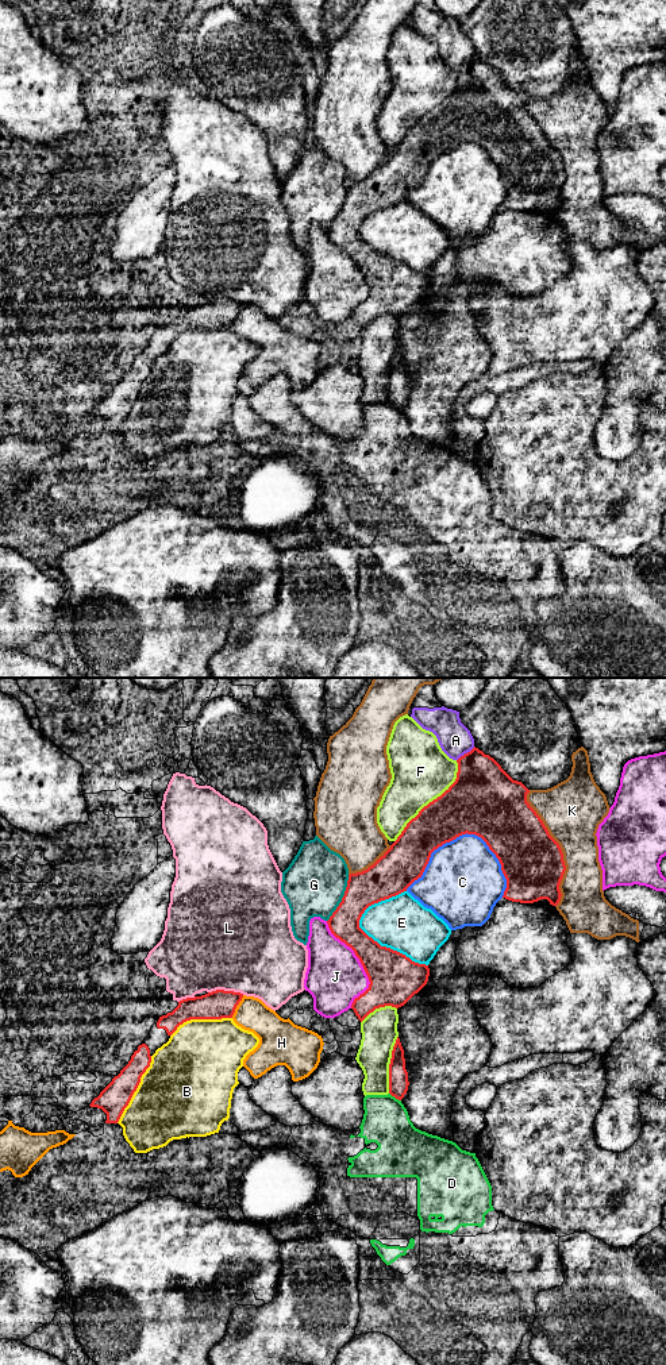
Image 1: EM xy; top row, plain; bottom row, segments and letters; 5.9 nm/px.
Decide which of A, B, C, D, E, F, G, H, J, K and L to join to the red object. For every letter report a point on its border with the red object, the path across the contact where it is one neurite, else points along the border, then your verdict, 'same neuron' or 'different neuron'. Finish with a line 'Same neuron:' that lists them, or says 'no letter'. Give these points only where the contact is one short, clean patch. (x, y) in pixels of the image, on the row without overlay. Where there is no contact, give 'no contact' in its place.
A: contact xy (465, 62); different neuron
B: contact xy (135, 398); different neuron
C: contact xy (458, 145); different neuron
D: contact xy (395, 405); border xy (389, 401), (400, 409); different neuron
E: contact xy (385, 255); different neuron
F: contact xy (432, 110); different neuron
G: contact xy (342, 207); different neuron
H: contact xy (237, 313); border xy (243, 304), (231, 326); different neuron
J: contact xy (361, 272); different neuron
K: contact xy (559, 157); different neuron
L: contact xy (226, 300); different neuron
Same neuron: no letter

